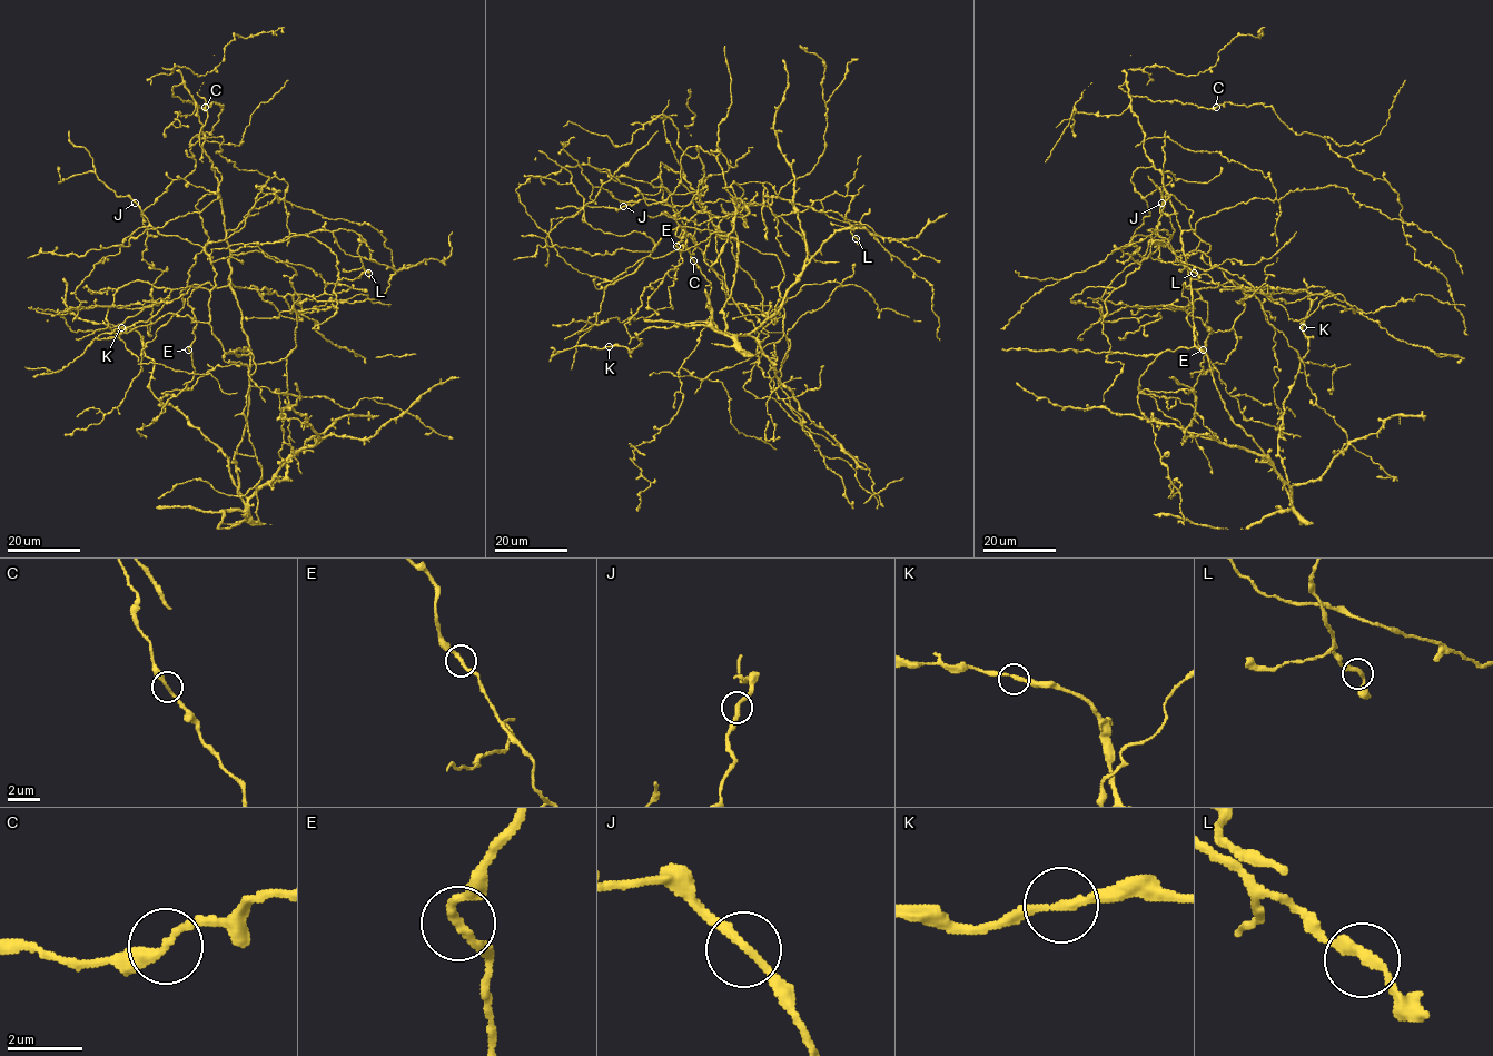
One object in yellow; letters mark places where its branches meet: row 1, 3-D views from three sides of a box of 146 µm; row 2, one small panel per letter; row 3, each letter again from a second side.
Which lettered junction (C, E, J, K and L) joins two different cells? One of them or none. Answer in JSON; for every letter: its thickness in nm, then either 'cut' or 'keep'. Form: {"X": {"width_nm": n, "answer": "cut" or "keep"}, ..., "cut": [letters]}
{"C": {"width_nm": 220, "answer": "keep"}, "E": {"width_nm": 220, "answer": "keep"}, "J": {"width_nm": 240, "answer": "keep"}, "K": {"width_nm": 240, "answer": "keep"}, "L": {"width_nm": 240, "answer": "keep"}, "cut": []}

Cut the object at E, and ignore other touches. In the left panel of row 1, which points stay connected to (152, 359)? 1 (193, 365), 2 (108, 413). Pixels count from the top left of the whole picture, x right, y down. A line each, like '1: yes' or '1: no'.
1: no
2: yes

